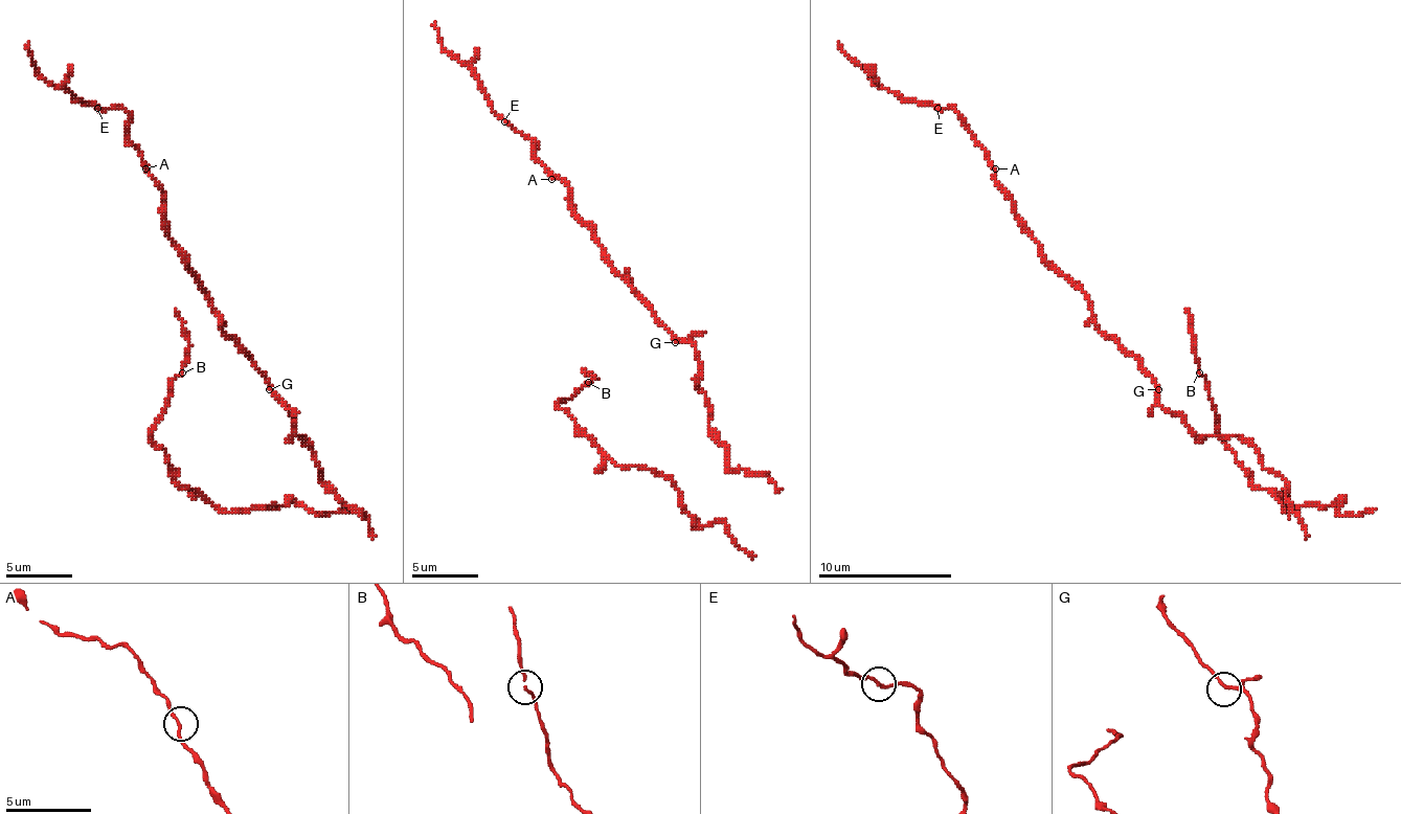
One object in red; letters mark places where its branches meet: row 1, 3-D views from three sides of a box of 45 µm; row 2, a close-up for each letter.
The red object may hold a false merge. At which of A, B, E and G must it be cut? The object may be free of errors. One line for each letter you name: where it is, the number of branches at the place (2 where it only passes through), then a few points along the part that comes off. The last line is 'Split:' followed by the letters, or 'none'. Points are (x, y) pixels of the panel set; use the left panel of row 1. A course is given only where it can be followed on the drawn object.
Split: none

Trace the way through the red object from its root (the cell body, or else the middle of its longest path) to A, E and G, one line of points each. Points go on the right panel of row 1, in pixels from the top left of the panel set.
A: (1182, 419), (1158, 402), (1138, 362), (1099, 329), (1088, 298), (1045, 258), (995, 168)
E: (1182, 419), (1158, 402), (1138, 362), (1099, 329), (1088, 298), (1045, 258), (965, 118), (955, 109), (939, 109)
G: (1182, 419), (1158, 402), (1158, 389)

